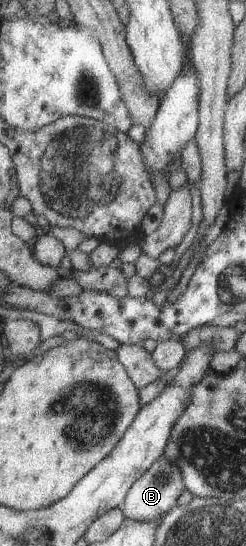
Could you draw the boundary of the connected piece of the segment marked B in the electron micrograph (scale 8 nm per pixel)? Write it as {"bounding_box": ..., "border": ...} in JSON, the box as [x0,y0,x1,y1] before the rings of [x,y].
{"bounding_box":[121,455,185,522],"border":[[[161,455],[149,467],[149,470],[131,485],[121,504],[121,509],[126,518],[139,520],[139,522],[151,522],[151,520],[162,518],[166,512],[169,512],[176,505],[177,498],[183,494],[183,490],[185,486],[183,486],[183,476],[181,476],[179,466],[175,466],[173,462],[169,462],[165,456]]]}

